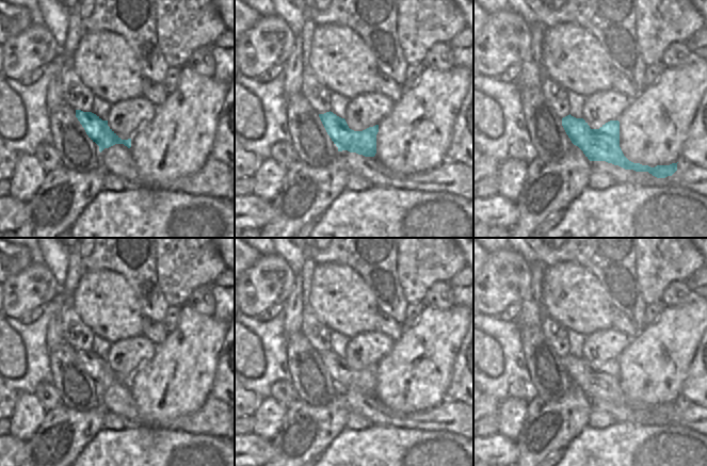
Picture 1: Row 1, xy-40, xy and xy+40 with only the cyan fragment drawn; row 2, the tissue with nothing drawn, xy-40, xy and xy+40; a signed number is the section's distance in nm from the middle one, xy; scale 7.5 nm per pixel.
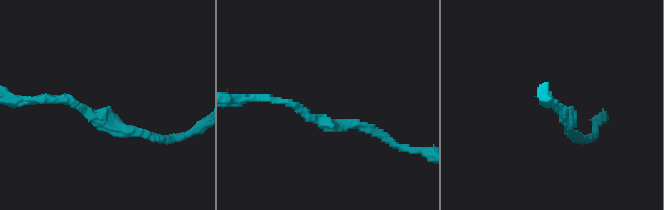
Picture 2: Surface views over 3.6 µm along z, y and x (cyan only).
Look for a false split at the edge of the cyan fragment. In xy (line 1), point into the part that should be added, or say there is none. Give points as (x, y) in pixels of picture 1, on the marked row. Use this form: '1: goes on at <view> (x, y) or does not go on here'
1: does not go on here

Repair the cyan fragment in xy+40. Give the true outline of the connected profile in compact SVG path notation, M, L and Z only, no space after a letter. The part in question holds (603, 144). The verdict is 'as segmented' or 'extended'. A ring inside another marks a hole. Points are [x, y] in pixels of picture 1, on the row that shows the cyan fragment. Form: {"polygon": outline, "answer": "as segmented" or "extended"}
{"polygon": "M571 114L562 118L562 126L572 143L578 146L590 161L606 161L625 170L648 172L657 178L672 176L677 163L650 167L629 161L620 147L620 122L610 120L599 129L591 129L583 118Z", "answer": "as segmented"}

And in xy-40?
{"polygon": "M76 110L76 117L84 128L89 138L99 146L101 152L115 144L124 144L131 147L131 139L122 140L109 126L108 120L102 120L92 112Z", "answer": "as segmented"}

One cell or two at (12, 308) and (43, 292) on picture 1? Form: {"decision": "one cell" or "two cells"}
{"decision": "one cell"}

